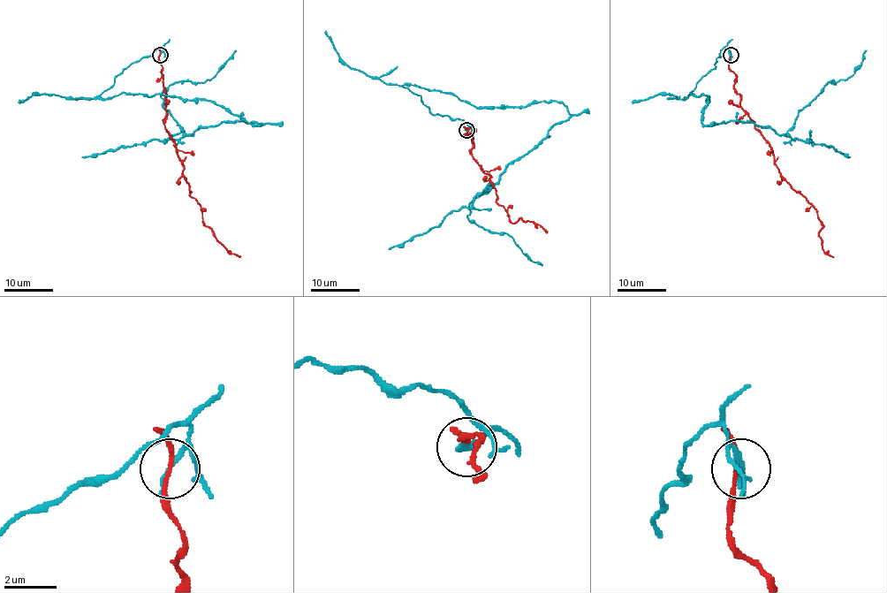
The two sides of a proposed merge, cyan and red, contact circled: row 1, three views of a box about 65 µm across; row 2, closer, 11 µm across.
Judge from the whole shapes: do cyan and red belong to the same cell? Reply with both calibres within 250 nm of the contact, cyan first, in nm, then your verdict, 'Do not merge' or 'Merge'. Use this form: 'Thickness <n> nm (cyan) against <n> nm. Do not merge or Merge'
Thickness 220 nm (cyan) against 150 nm. Do not merge

